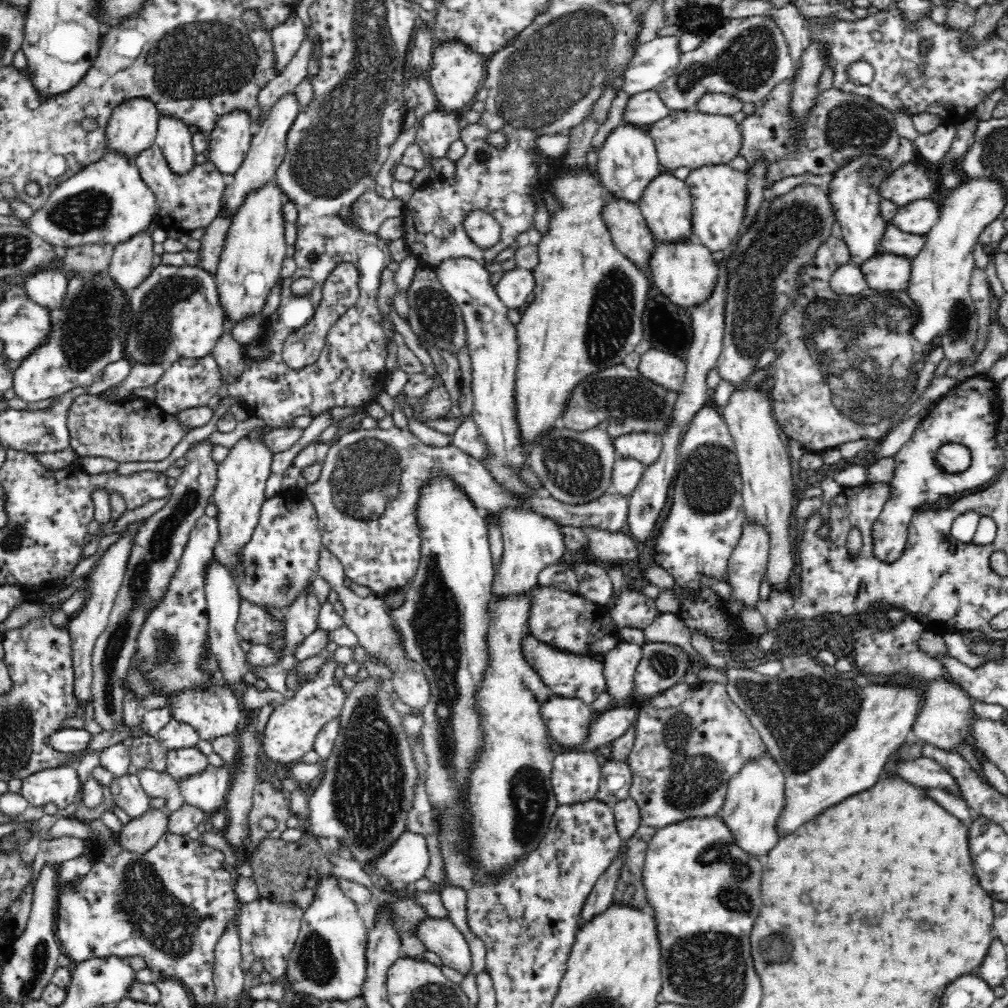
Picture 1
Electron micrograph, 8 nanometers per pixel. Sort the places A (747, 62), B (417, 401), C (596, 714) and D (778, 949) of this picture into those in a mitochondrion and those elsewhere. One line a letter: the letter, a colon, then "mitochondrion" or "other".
A: mitochondrion
B: other
C: other
D: mitochondrion

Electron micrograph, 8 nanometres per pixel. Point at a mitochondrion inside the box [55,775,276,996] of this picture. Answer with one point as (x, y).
(170, 925)

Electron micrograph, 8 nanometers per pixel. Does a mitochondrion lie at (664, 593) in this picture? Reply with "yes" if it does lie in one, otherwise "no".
no

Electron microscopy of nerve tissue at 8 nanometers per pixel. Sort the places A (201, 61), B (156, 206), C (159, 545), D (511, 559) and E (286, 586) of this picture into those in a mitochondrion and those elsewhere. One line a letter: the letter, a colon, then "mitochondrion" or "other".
A: mitochondrion
B: other
C: mitochondrion
D: other
E: mitochondrion

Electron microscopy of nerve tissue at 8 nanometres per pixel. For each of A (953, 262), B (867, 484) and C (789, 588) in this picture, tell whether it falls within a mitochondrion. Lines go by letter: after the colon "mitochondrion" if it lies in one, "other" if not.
A: other
B: other
C: other

